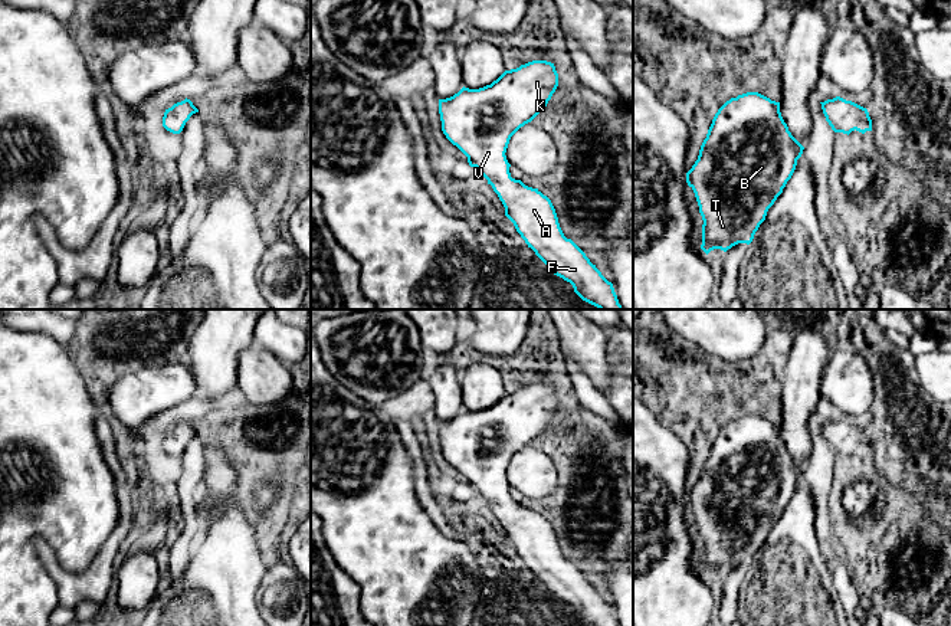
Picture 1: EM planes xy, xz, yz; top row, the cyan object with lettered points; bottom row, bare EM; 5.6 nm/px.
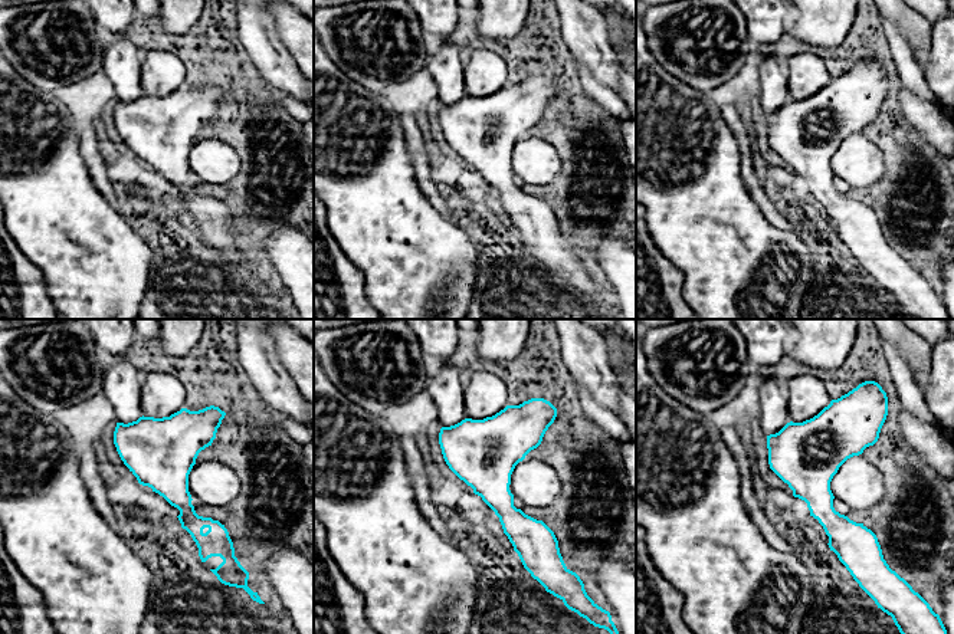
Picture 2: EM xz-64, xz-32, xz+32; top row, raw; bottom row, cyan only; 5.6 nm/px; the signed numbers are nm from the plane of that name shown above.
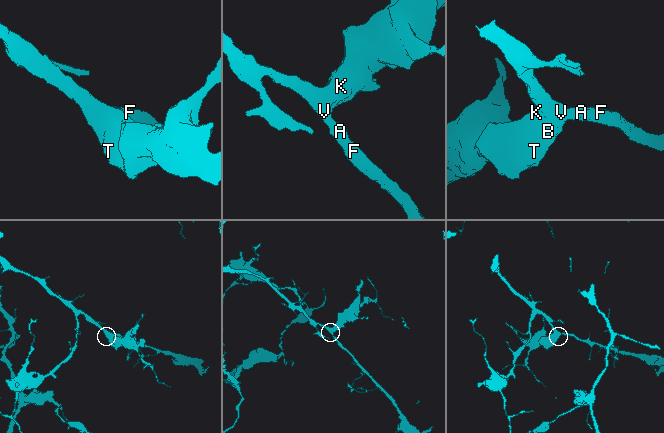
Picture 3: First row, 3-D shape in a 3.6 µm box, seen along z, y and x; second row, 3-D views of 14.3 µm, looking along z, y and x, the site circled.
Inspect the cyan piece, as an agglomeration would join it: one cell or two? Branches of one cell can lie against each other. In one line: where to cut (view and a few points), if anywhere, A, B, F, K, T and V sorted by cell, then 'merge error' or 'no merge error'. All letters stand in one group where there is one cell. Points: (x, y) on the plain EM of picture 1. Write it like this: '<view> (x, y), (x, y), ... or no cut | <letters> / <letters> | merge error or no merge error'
no cut | A B F K T V | no merge error

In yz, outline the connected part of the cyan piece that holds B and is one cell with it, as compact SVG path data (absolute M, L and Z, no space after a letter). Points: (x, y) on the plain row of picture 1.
M747 414L727 423L715 436L704 462L698 482L686 495L686 505L693 512L702 538L702 567L708 577L714 571L727 574L738 566L750 567L768 531L791 501L804 469L791 458L780 435L780 425L758 414Z

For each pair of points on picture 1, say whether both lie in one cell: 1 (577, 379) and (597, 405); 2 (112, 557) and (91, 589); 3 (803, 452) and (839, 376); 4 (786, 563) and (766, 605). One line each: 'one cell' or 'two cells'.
1: one cell
2: one cell
3: two cells
4: one cell

